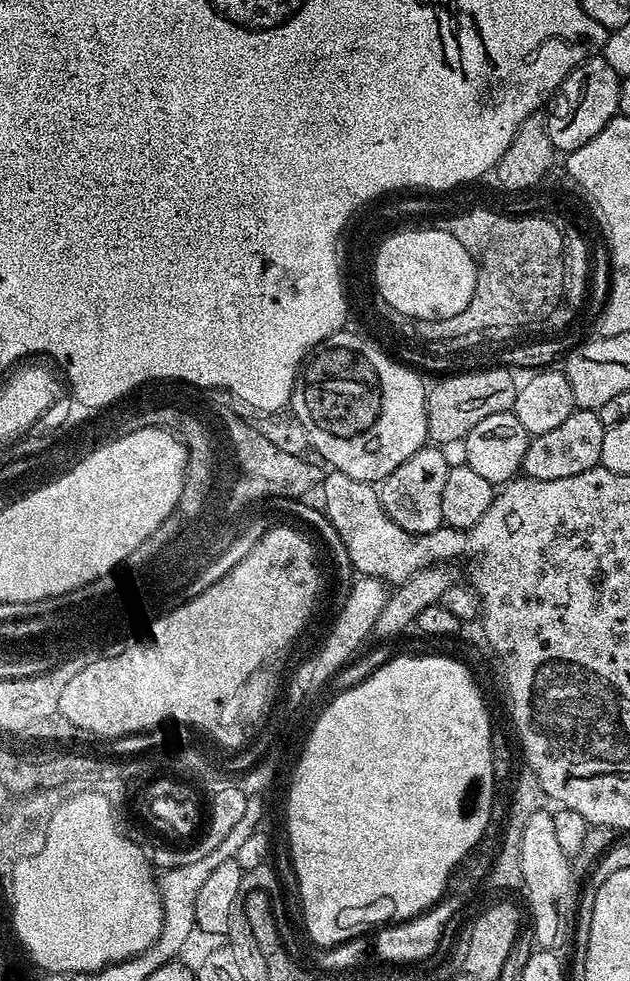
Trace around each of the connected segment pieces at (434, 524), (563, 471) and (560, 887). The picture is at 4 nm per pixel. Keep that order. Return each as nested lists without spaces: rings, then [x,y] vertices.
[[[425,446],[414,453],[398,470],[394,470],[379,485],[380,501],[388,517],[402,530],[415,536],[430,534],[444,524],[442,518],[442,489],[446,486],[446,474],[450,461],[436,446]]]
[[[582,408],[572,412],[570,418],[554,426],[554,430],[529,439],[523,475],[529,480],[553,480],[570,478],[570,474],[582,474],[582,470],[595,468],[600,464],[603,437],[604,427],[595,410]]]
[[[551,811],[533,814],[526,822],[522,830],[521,858],[524,879],[522,892],[528,895],[528,908],[532,911],[530,927],[536,935],[536,944],[544,950],[560,950],[564,943],[569,943],[576,926],[578,888],[572,885],[573,865],[570,858],[562,854],[560,843],[556,841]]]

